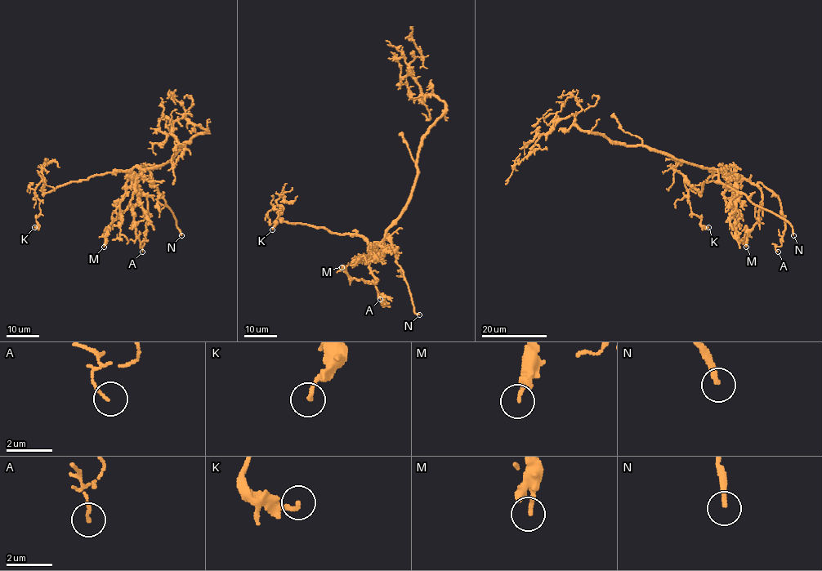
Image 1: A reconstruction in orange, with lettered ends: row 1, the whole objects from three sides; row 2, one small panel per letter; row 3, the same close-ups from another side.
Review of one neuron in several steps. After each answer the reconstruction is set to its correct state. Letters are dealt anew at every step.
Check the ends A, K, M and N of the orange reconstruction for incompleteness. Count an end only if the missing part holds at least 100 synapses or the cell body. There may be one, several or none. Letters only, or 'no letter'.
N

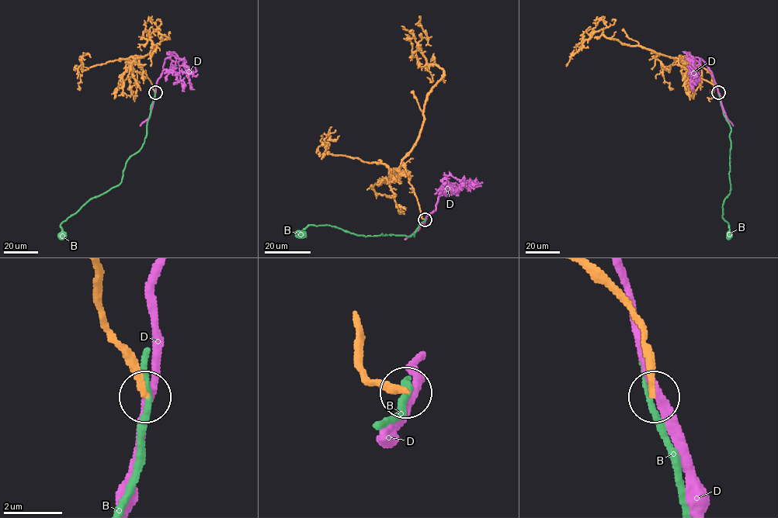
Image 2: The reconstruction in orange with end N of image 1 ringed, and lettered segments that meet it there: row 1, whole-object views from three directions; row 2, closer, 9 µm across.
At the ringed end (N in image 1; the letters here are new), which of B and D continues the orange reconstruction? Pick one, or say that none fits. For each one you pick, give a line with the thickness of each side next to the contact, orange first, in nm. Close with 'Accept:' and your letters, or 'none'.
Accept: none

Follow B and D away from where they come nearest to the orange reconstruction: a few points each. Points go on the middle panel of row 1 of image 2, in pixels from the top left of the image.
B: (425, 219), (418, 224), (414, 236), (413, 234), (356, 235), (328, 225), (308, 225), (300, 233)
D: (425, 219), (435, 208), (439, 196), (454, 193), (457, 195), (470, 180), (477, 184)

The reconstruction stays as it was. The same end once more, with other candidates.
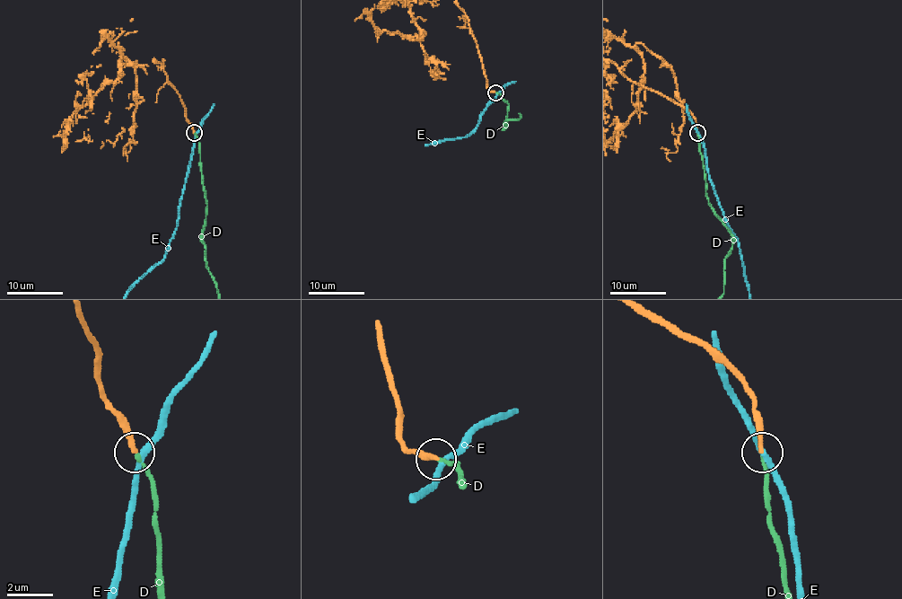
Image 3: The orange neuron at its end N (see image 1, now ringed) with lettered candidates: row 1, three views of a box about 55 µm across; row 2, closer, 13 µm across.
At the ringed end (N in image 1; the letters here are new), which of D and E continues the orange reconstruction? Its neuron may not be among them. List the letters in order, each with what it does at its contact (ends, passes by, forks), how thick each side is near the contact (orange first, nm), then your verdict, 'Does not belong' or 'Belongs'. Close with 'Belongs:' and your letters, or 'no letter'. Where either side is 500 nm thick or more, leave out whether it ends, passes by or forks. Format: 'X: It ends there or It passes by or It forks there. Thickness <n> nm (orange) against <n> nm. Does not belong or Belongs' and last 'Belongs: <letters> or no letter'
D: It ends there. Thickness 200 nm (orange) against 160 nm. Belongs
E: It passes by. Thickness 240 nm (orange) against 240 nm. Does not belong
Belongs: D

